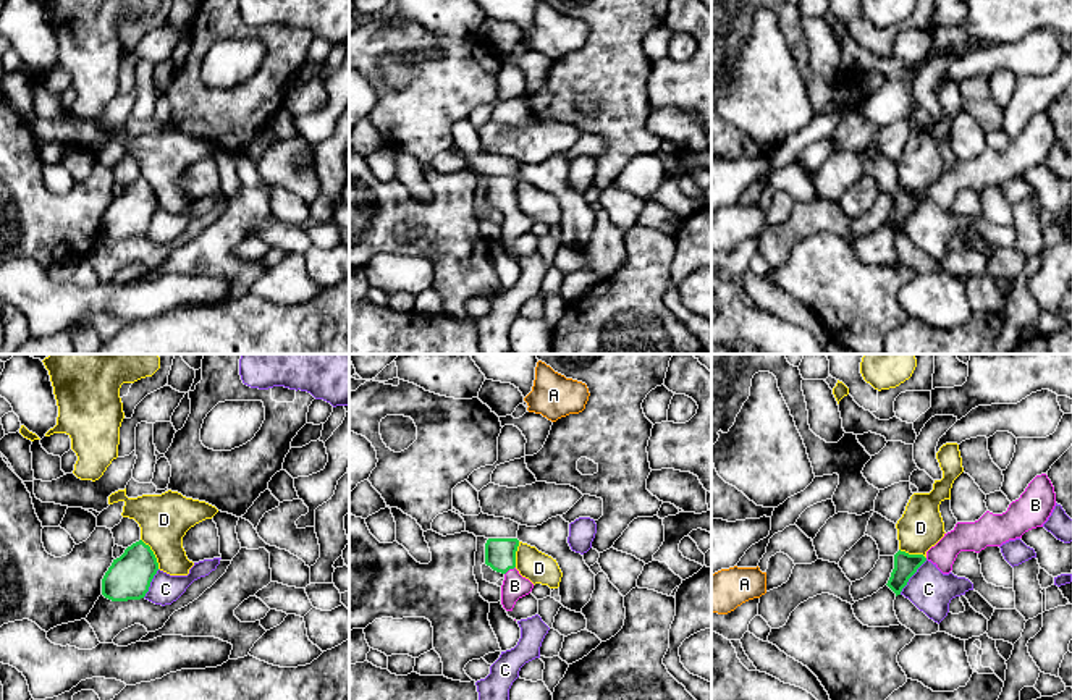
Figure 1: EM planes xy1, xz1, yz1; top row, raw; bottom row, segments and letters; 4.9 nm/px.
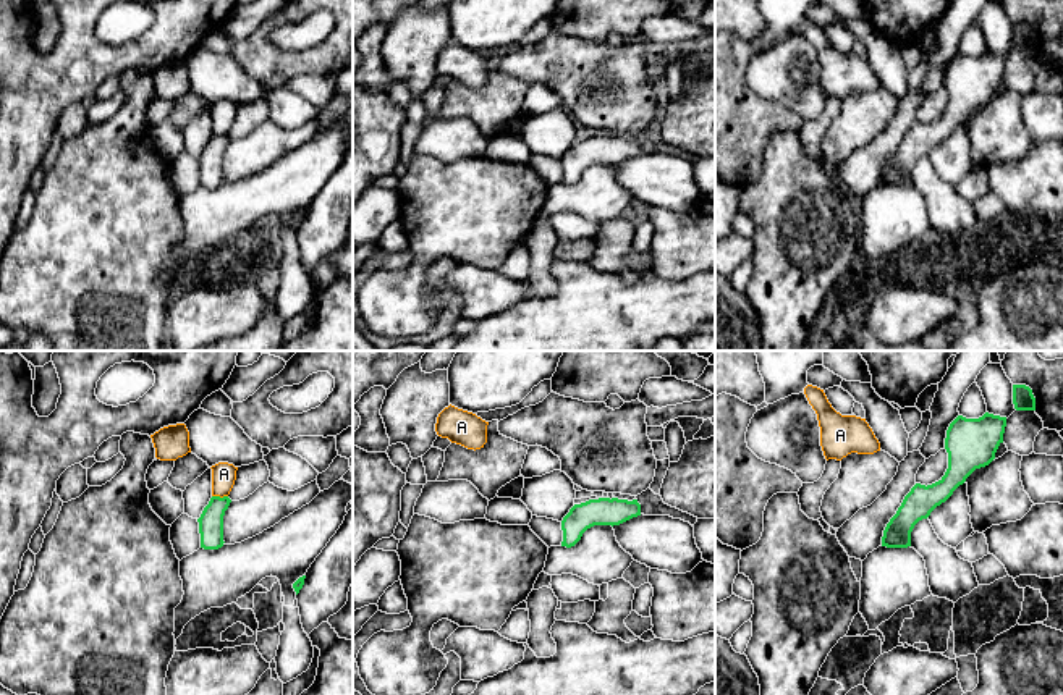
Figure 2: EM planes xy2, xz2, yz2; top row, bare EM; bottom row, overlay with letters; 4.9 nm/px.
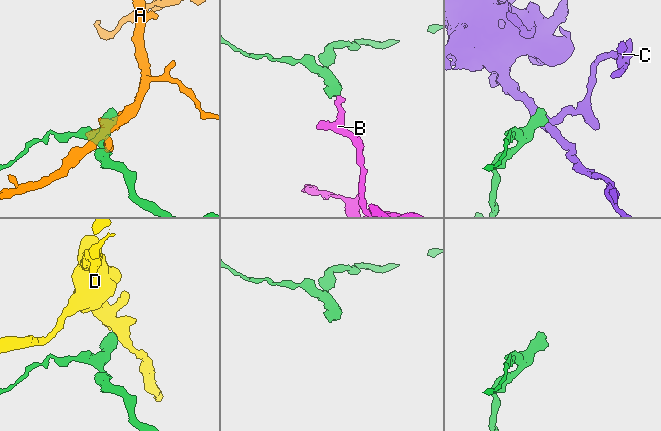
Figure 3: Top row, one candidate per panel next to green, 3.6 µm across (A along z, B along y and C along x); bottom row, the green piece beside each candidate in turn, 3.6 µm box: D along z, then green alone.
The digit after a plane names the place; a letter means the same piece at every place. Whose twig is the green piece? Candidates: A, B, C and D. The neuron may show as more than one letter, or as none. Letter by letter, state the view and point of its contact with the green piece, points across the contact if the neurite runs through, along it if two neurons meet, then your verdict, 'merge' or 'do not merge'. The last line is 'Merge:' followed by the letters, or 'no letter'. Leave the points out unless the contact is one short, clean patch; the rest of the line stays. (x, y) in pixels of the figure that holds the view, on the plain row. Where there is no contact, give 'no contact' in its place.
A: xy2 (219, 134) | do not merge
B: xz1 (510, 206) | across xz1 (500, 191), (510, 206), (514, 223) | merge
C: yz1 (911, 214) | along yz1 (927, 198), (899, 231) | do not merge
D: xy1 (152, 191) | along xy1 (141, 177), (152, 189), (159, 206) | do not merge
Merge: B

